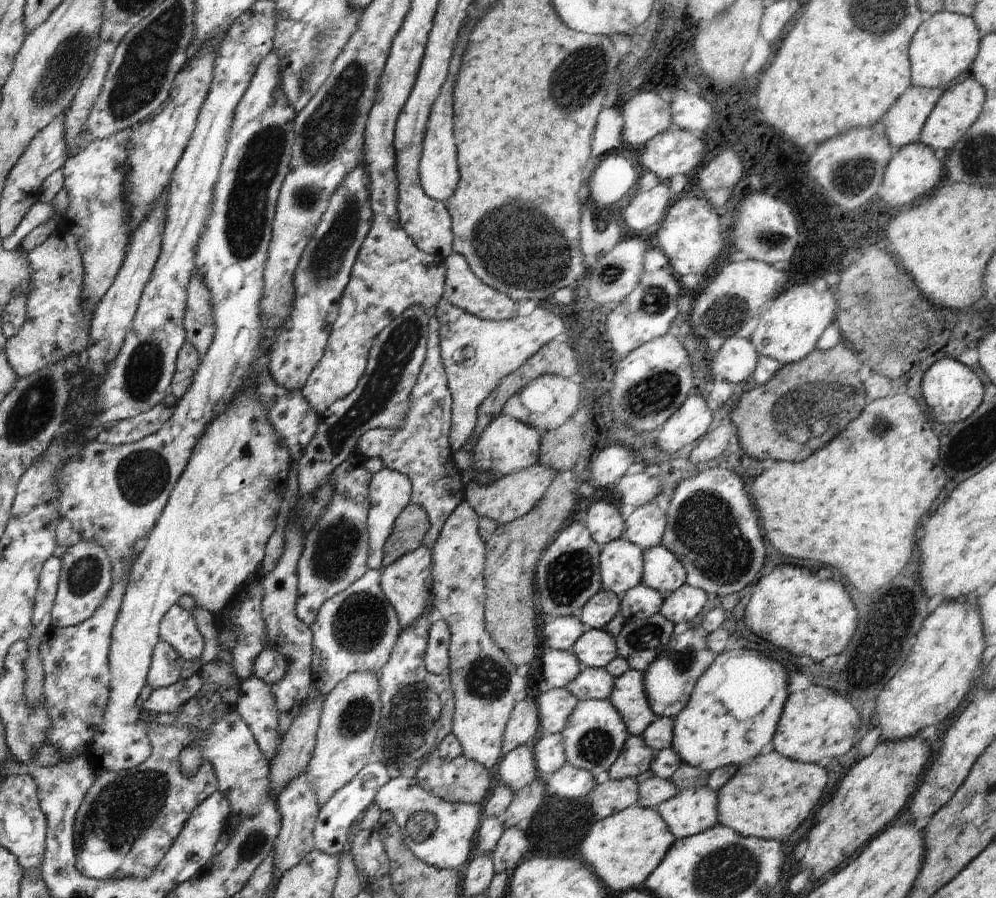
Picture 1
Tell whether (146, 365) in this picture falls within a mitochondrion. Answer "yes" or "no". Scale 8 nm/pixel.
yes

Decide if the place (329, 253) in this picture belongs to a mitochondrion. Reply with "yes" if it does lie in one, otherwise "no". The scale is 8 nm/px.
yes

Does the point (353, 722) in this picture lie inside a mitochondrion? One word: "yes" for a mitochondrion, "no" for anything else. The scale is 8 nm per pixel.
yes

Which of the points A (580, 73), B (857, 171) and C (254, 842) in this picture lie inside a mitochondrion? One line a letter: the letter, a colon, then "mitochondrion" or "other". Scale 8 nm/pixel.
A: mitochondrion
B: mitochondrion
C: mitochondrion

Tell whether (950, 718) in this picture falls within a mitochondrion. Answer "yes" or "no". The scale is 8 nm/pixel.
no

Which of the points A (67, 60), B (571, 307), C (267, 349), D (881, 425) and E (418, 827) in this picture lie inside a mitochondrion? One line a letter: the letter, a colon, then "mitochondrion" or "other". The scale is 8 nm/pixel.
A: mitochondrion
B: other
C: other
D: mitochondrion
E: mitochondrion

